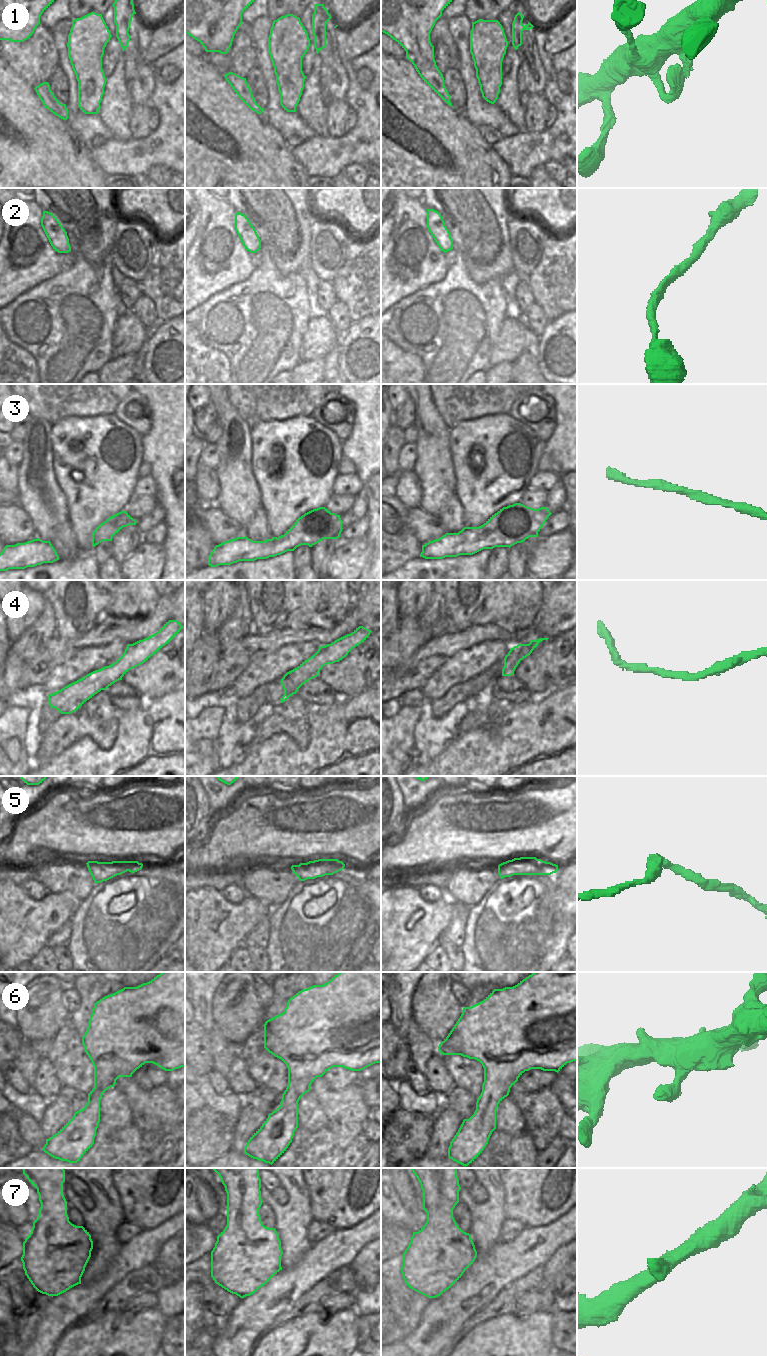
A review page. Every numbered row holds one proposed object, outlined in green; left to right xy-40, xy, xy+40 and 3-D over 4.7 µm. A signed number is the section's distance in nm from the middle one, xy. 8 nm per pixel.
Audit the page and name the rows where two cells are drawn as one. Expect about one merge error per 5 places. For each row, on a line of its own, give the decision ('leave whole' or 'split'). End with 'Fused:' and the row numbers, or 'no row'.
1: leave whole
2: leave whole
3: split
4: leave whole
5: leave whole
6: leave whole
7: leave whole
Fused: 3

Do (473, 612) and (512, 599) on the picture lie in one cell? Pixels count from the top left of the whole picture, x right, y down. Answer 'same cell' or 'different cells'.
same cell

